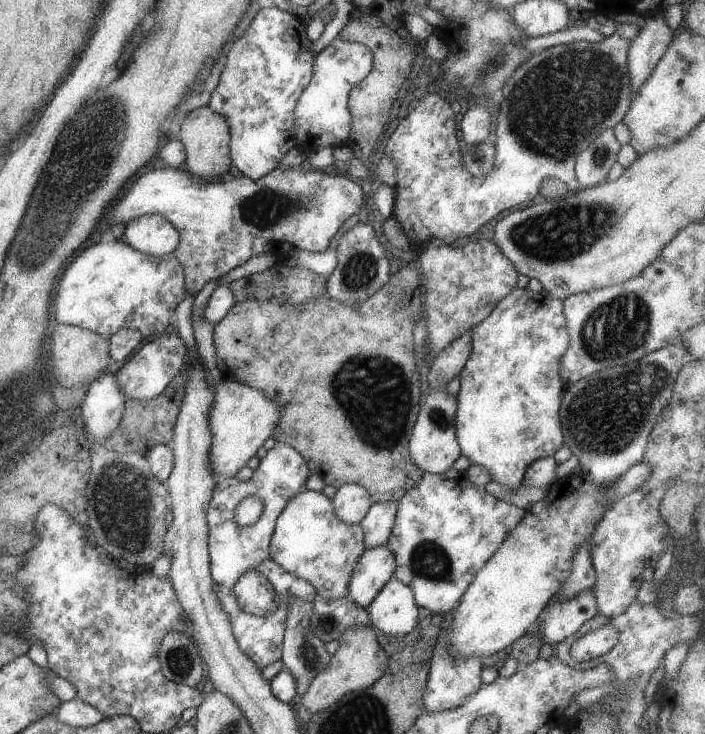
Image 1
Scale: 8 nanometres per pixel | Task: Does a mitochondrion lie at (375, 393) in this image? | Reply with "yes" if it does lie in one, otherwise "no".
yes

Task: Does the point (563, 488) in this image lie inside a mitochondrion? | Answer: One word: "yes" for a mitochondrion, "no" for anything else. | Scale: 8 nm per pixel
no

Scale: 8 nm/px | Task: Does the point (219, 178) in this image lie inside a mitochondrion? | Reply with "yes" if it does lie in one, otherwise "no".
no

